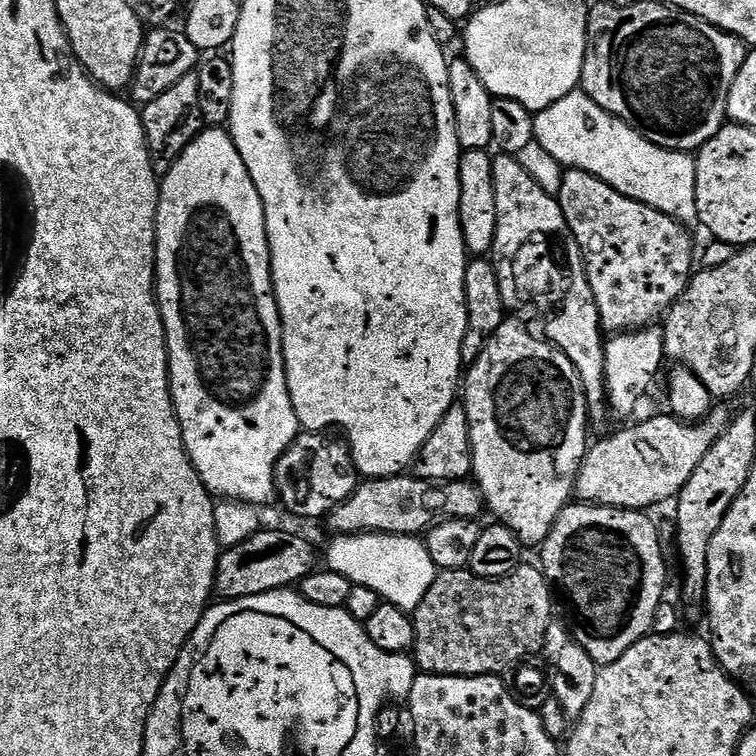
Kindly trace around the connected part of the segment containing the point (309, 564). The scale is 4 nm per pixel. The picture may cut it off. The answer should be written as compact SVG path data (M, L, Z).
M272 528L255 532L246 542L221 551L216 563L215 595L221 601L250 598L254 594L276 592L280 588L299 585L302 578L317 571L316 548L296 532L279 532Z

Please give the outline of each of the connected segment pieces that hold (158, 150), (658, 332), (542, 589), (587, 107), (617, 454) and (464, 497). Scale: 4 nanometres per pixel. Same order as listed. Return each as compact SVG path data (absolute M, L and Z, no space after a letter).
M196 72L186 74L166 90L166 94L158 94L154 102L143 105L140 112L140 121L146 134L148 153L152 156L152 169L156 171L157 177L163 178L172 168L175 160L184 153L186 146L196 136L199 136L205 123L202 110L199 109L199 78Z
M660 326L637 328L631 332L616 334L605 343L604 389L608 392L608 407L613 413L628 416L640 404L648 387L656 380L660 367L666 364L664 354L664 330Z
M528 562L521 563L519 568L513 570L509 576L504 576L500 580L483 580L482 577L476 576L470 570L461 571L437 571L436 580L430 586L421 604L416 608L412 616L412 625L416 635L414 645L414 663L421 673L430 676L495 676L497 674L507 673L517 666L525 663L535 652L539 653L544 646L544 639L554 623L552 616L552 596L554 600L554 589L548 582L547 576L539 567L531 568Z
M582 90L570 93L566 98L554 102L546 110L535 113L535 143L542 145L565 169L577 168L594 174L606 182L618 194L634 198L667 216L673 216L679 224L695 225L698 221L696 201L696 158L687 152L673 152L647 140L641 132L635 132L629 124L624 124L616 116L611 116L602 106L598 106Z
M716 406L703 420L695 422L663 415L632 424L597 444L595 441L580 463L575 495L589 504L637 510L652 510L655 504L675 501L682 486L690 482L690 474L698 470L698 462L706 458L706 450L728 429L733 413Z
M415 474L377 476L357 483L354 494L328 513L326 523L330 533L337 536L384 532L386 535L419 537L444 520L476 520L485 508L479 488L468 480L437 482L420 480Z

